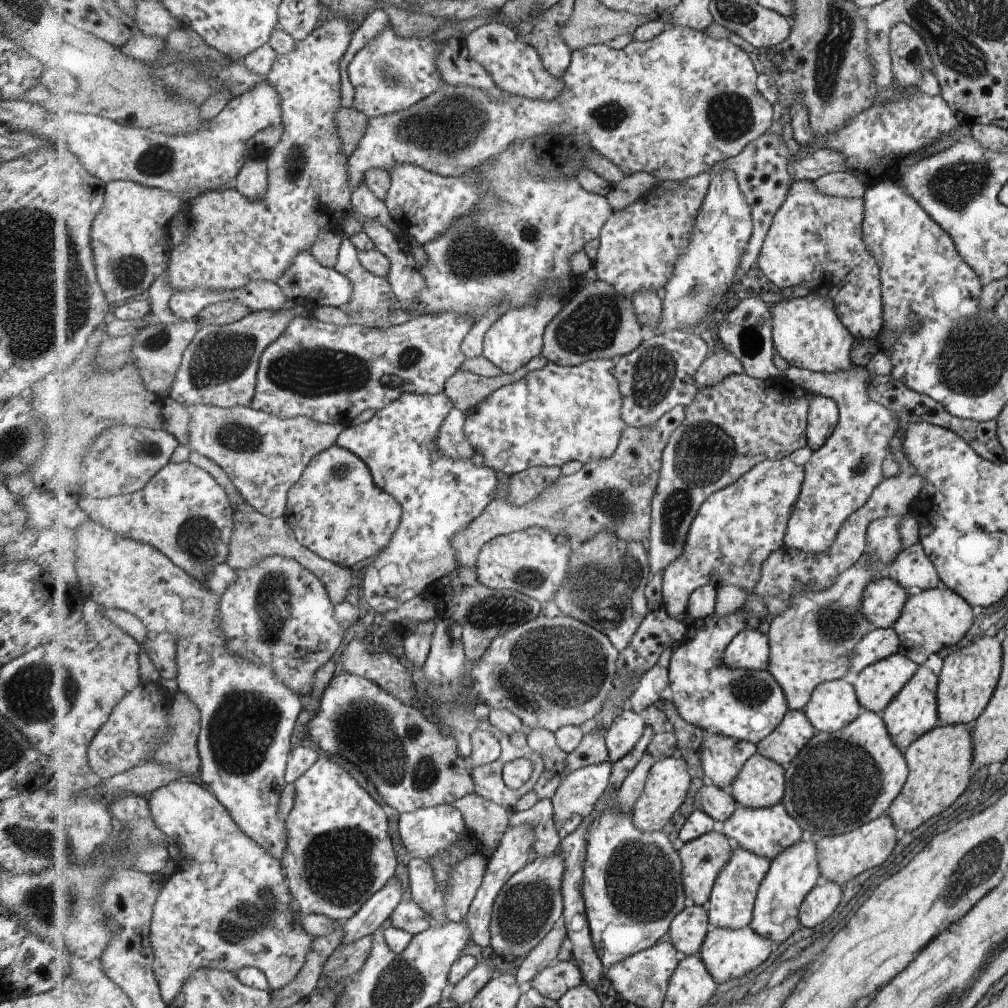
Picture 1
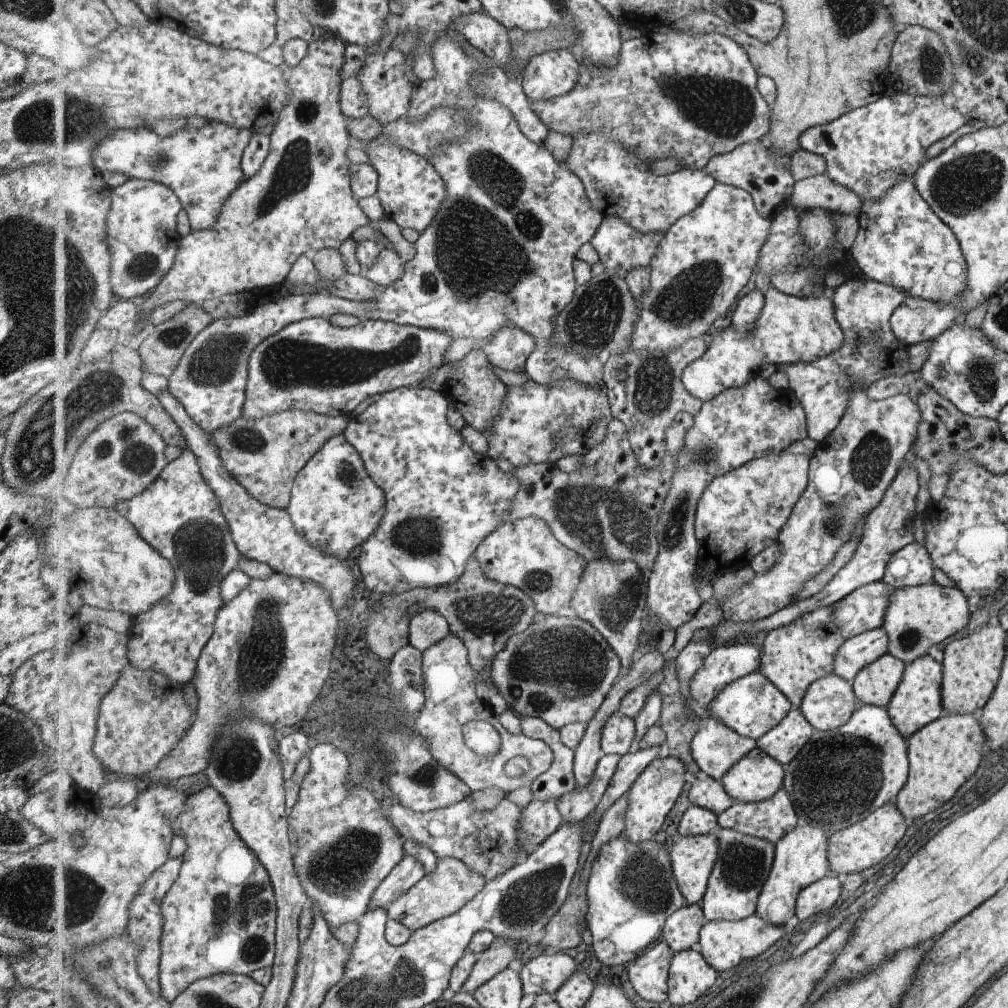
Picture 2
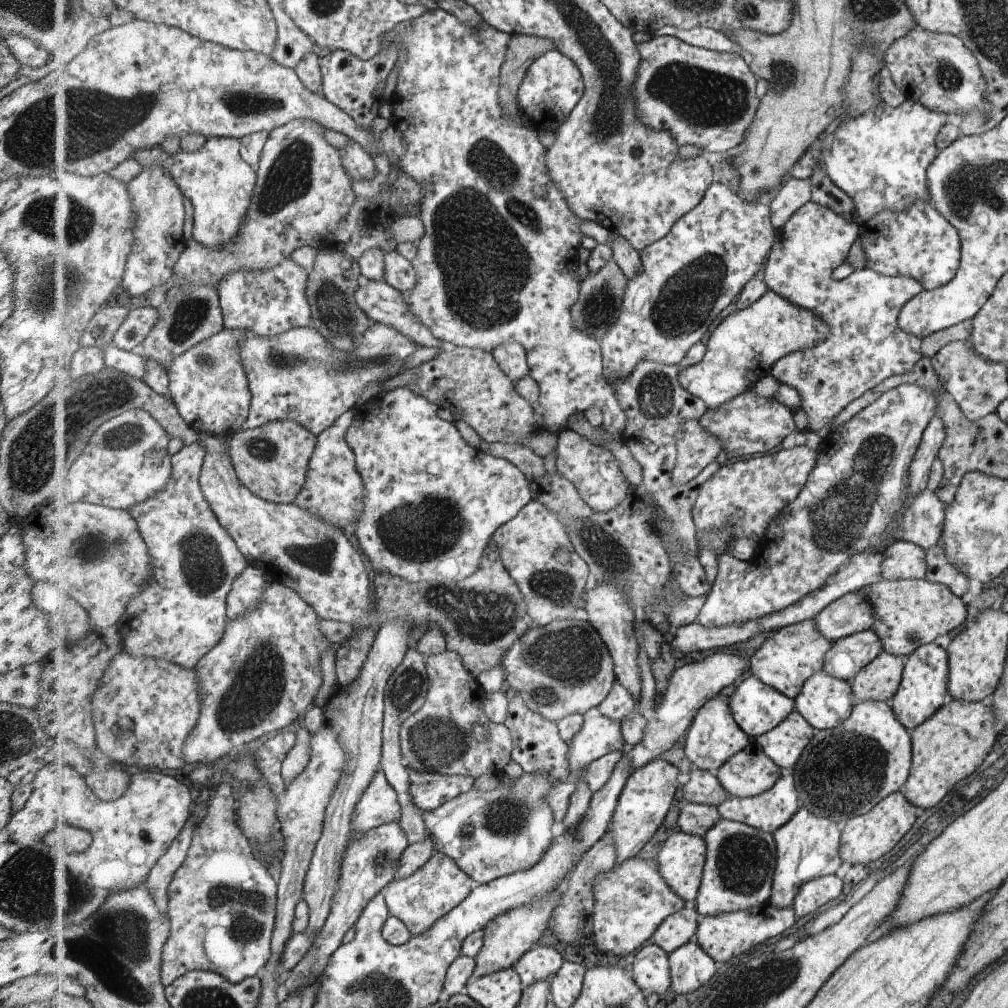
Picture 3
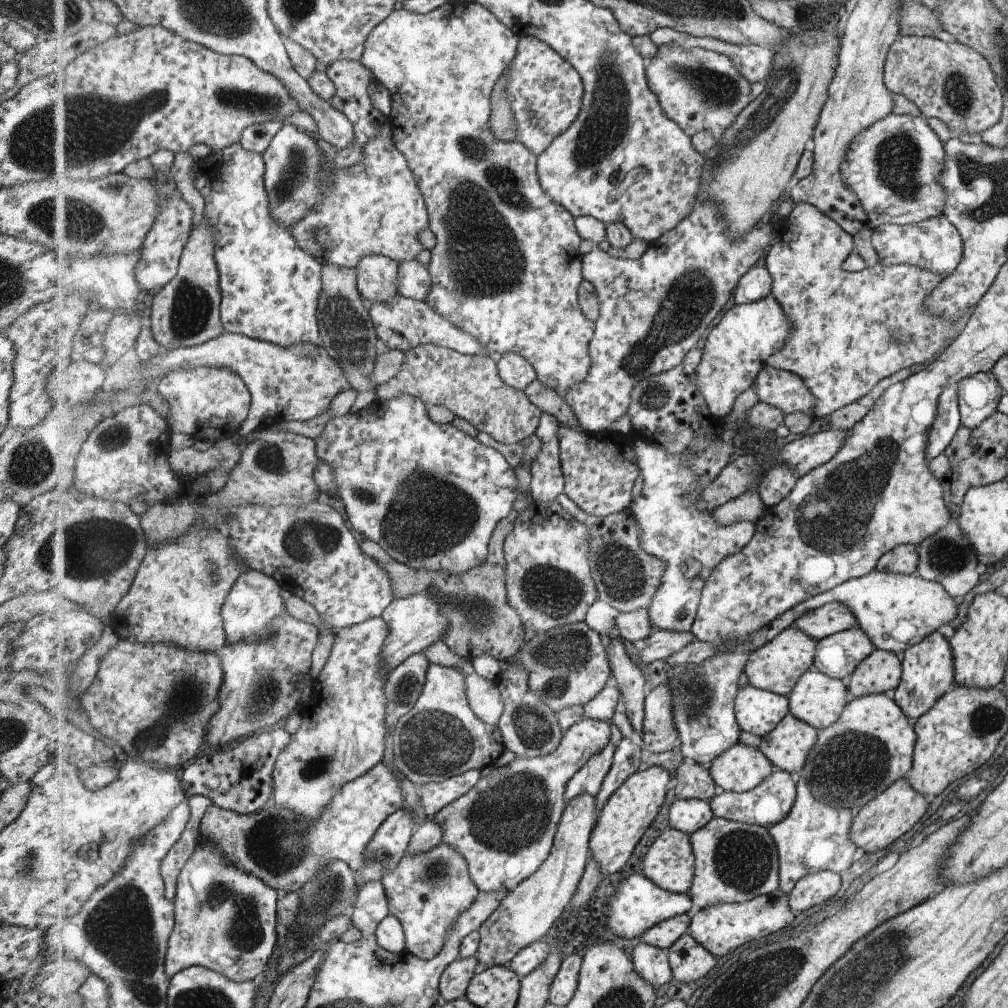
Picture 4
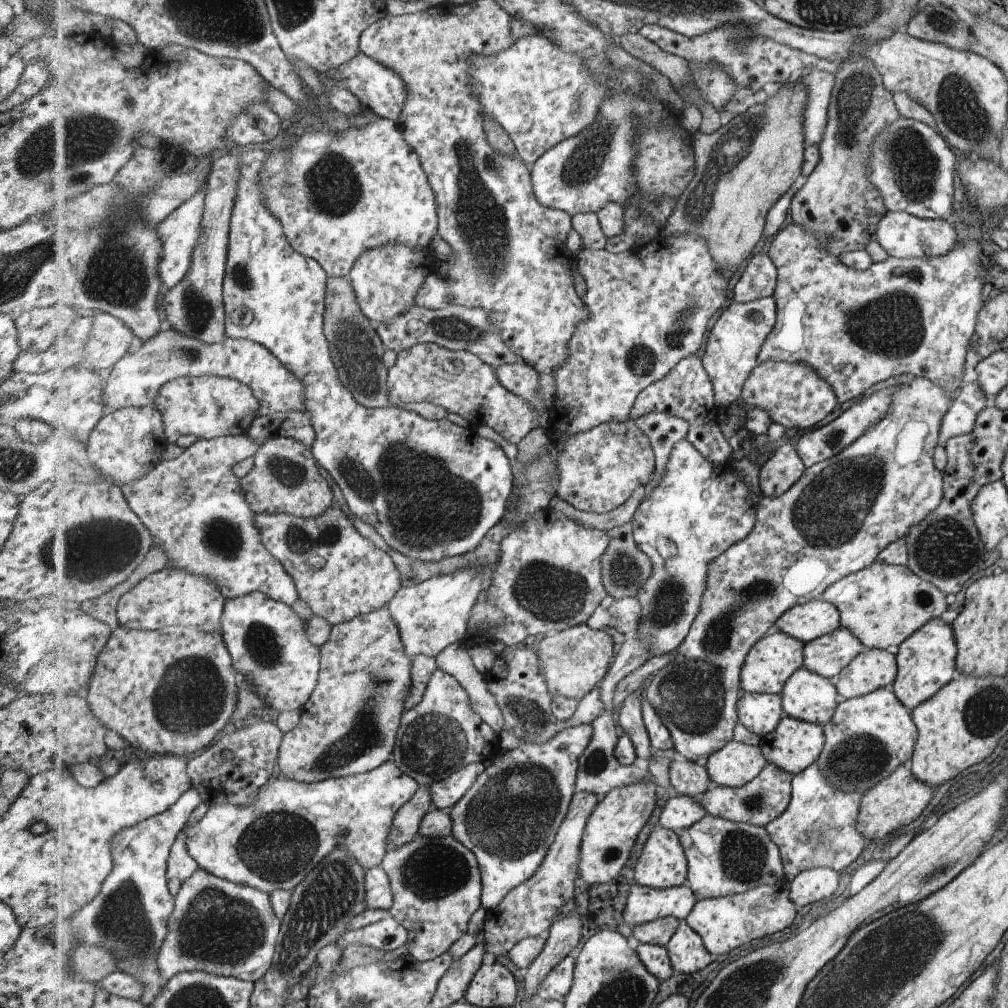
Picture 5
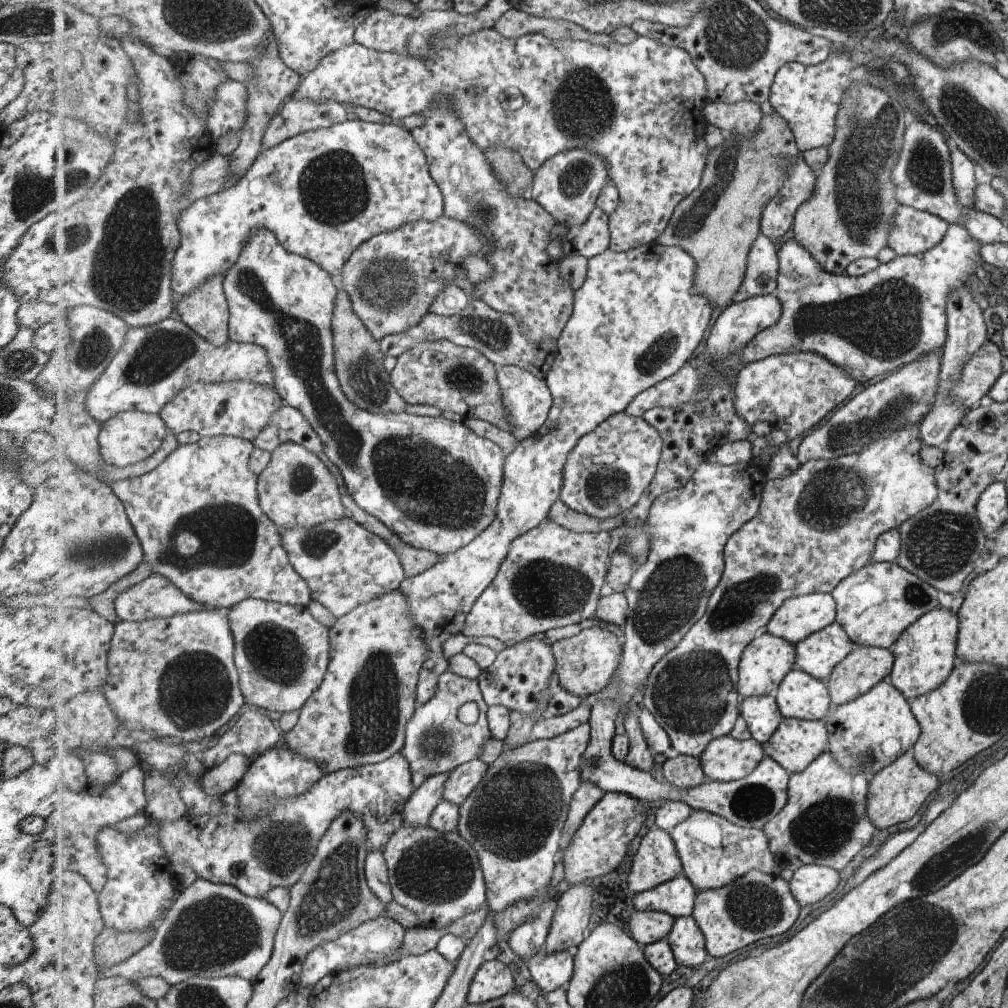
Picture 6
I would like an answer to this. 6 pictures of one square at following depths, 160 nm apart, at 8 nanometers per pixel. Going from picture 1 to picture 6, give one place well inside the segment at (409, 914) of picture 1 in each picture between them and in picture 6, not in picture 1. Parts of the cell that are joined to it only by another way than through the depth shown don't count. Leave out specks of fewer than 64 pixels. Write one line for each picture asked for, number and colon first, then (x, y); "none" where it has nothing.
2: (441, 894)
3: (420, 900)
4: (428, 892)
5: (437, 883)
6: (438, 875)

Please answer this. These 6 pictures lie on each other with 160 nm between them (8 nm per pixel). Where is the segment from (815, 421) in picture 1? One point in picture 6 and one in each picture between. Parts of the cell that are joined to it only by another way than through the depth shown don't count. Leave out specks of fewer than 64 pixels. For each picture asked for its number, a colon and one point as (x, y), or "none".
2: (871, 352)
3: (866, 346)
4: (849, 330)
5: (857, 328)
6: (869, 325)

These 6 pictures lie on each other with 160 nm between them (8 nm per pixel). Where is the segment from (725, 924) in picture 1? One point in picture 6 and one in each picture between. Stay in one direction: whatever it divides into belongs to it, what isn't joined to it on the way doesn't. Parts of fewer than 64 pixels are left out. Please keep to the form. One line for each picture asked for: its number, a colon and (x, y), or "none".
2: (744, 864)
3: (741, 864)
4: (736, 862)
5: (725, 858)
6: (715, 852)

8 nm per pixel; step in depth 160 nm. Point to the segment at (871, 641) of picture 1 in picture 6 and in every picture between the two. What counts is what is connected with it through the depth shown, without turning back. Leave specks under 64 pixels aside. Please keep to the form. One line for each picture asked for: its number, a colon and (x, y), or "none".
2: (859, 651)
3: (848, 657)
4: (838, 656)
5: (828, 656)
6: (819, 654)

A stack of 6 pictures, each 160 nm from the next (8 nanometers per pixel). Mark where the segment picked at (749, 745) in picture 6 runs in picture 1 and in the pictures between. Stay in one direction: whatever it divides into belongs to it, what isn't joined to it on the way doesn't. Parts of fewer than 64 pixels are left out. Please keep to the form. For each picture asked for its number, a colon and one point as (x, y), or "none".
1: (762, 783)
2: (756, 777)
3: (749, 773)
4: (742, 768)
5: (735, 765)

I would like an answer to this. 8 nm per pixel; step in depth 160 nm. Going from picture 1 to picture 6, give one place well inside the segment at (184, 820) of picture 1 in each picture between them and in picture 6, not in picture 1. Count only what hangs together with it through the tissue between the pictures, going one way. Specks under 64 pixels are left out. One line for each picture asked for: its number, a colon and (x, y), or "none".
2: (221, 916)
3: (223, 901)
4: (226, 919)
5: (220, 927)
6: (213, 930)

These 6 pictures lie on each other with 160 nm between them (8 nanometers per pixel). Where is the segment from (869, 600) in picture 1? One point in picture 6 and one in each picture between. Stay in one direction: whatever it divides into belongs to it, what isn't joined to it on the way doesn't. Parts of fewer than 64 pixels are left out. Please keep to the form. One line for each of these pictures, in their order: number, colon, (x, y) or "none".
2: (865, 609)
3: (852, 613)
4: (828, 620)
5: (808, 622)
6: (798, 618)

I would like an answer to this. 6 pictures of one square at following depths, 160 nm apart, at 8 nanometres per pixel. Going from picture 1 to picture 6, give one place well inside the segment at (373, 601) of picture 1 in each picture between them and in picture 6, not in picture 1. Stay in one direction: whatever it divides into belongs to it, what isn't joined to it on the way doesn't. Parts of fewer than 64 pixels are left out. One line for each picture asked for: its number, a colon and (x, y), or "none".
2: (443, 499)
3: (432, 502)
4: (431, 495)
5: (433, 489)
6: (435, 482)

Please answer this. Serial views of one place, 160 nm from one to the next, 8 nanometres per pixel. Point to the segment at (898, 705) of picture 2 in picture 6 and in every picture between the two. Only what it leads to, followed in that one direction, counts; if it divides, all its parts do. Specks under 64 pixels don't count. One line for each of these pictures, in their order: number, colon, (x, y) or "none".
3: (923, 689)
4: (927, 673)
5: (926, 659)
6: (924, 655)

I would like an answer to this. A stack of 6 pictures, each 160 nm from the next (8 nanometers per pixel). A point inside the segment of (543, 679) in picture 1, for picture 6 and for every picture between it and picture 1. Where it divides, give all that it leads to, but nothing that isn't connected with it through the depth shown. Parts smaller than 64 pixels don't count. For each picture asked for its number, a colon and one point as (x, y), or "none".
2: (560, 669)
3: (565, 667)
4: (568, 666)
5: (575, 660)
6: (586, 662)

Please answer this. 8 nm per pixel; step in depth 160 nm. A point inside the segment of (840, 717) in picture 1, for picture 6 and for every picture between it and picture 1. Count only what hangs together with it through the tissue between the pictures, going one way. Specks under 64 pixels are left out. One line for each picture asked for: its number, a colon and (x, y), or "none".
2: (830, 702)
3: (826, 701)
4: (819, 700)
5: (808, 696)
6: (801, 696)

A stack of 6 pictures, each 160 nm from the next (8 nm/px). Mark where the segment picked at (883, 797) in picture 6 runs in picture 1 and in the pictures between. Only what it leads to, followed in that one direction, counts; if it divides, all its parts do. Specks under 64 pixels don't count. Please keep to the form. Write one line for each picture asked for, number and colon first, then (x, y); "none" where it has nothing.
1: (841, 858)
2: (867, 843)
3: (865, 838)
4: (878, 824)
5: (897, 800)

